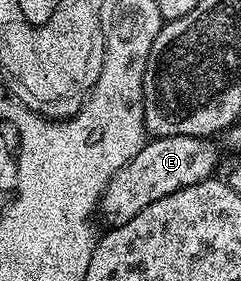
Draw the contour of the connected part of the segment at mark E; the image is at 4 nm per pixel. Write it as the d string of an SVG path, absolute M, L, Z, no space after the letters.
M169 135L148 140L147 144L141 147L141 151L137 151L137 155L133 155L133 159L129 163L125 163L125 167L118 169L113 175L113 179L109 179L103 192L103 198L99 201L98 216L101 221L103 216L104 226L107 227L129 223L129 219L133 219L133 215L137 215L137 211L145 211L145 207L149 207L149 203L157 203L157 199L165 199L165 195L173 195L173 191L181 191L193 183L208 180L214 174L211 172L219 165L219 153L221 154L220 146L214 140L205 137Z

